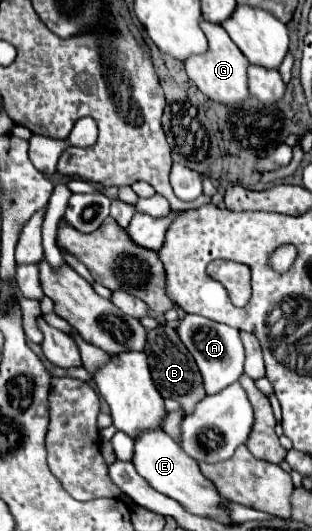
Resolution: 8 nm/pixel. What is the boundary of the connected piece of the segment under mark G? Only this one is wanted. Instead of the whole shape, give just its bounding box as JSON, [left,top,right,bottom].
[186,21,250,103]

